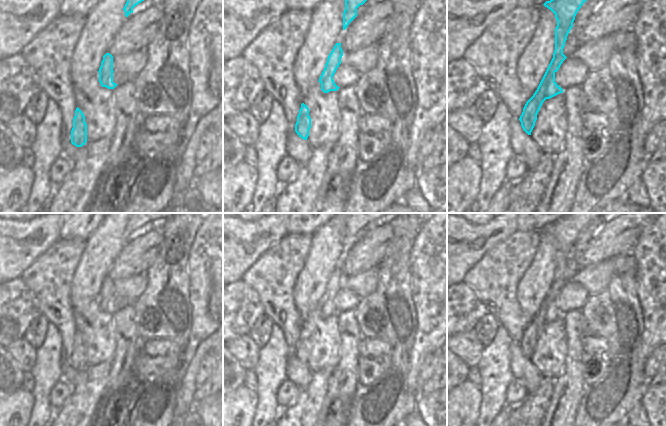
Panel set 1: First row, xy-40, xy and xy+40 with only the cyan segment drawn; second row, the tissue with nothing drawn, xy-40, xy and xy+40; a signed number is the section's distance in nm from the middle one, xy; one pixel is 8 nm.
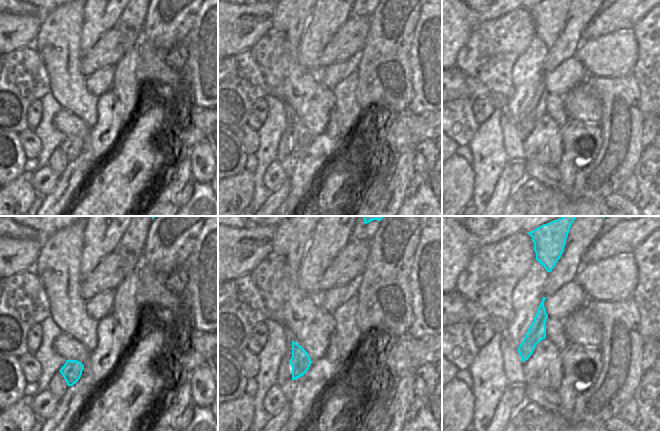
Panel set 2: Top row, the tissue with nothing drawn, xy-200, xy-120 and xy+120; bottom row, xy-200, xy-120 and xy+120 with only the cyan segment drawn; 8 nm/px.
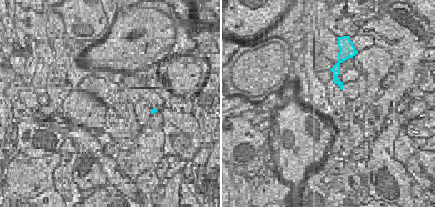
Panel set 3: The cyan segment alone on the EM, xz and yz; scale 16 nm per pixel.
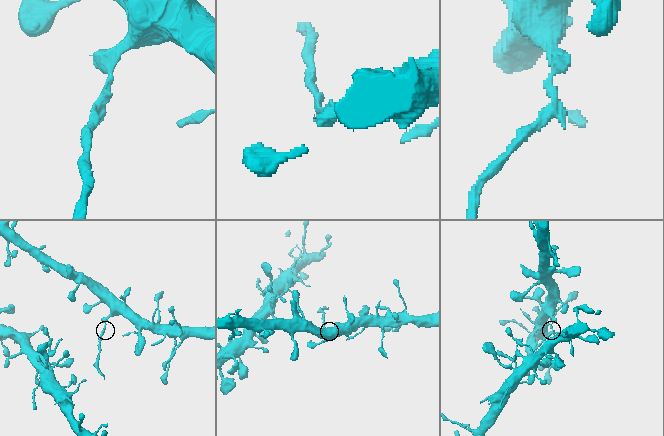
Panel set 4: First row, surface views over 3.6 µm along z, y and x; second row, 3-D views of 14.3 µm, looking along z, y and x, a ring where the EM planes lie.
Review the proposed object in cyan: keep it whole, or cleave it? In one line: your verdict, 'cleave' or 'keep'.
cleave

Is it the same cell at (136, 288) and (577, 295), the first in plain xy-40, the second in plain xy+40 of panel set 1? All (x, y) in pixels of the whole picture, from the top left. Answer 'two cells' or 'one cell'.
two cells

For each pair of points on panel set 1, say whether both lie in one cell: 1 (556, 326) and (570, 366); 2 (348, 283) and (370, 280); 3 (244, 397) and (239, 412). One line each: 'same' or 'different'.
1: different
2: same
3: same

